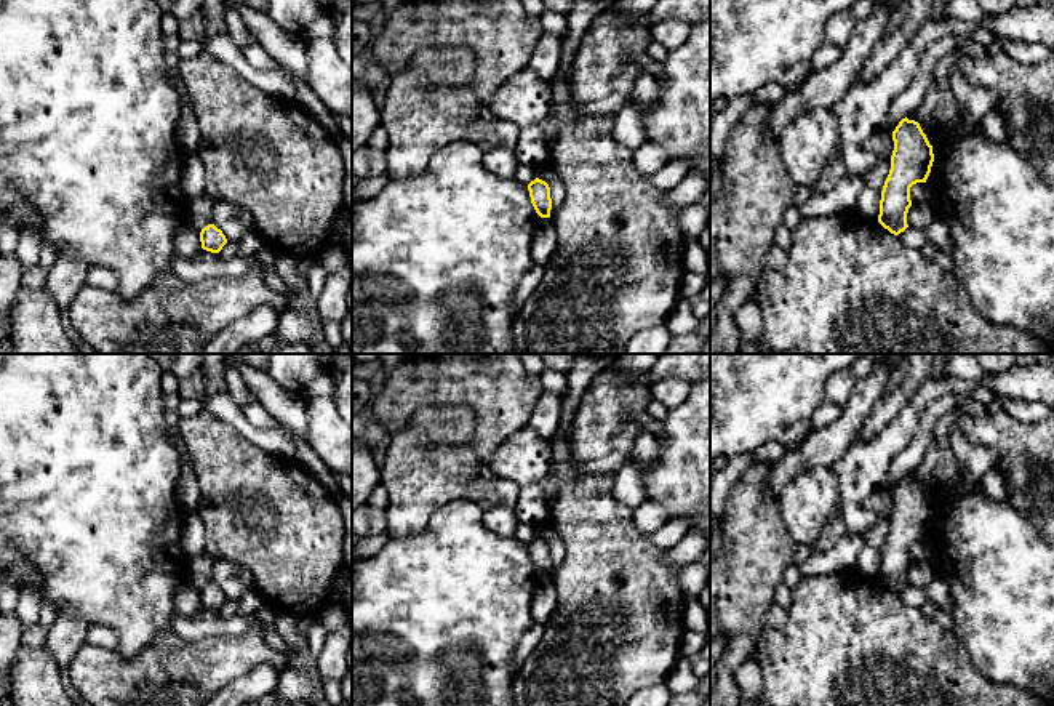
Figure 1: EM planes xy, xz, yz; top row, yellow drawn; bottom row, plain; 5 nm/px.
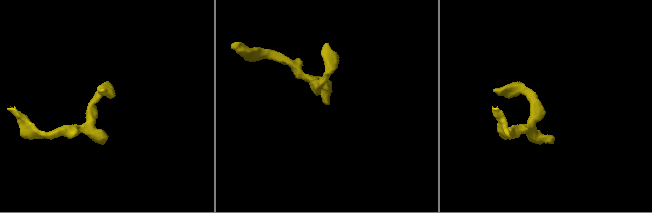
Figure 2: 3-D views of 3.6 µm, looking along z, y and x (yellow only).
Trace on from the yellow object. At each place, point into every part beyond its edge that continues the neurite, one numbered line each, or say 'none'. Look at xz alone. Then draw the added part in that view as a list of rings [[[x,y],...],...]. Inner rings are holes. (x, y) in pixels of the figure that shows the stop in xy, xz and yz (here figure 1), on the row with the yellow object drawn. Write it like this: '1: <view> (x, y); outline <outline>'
none

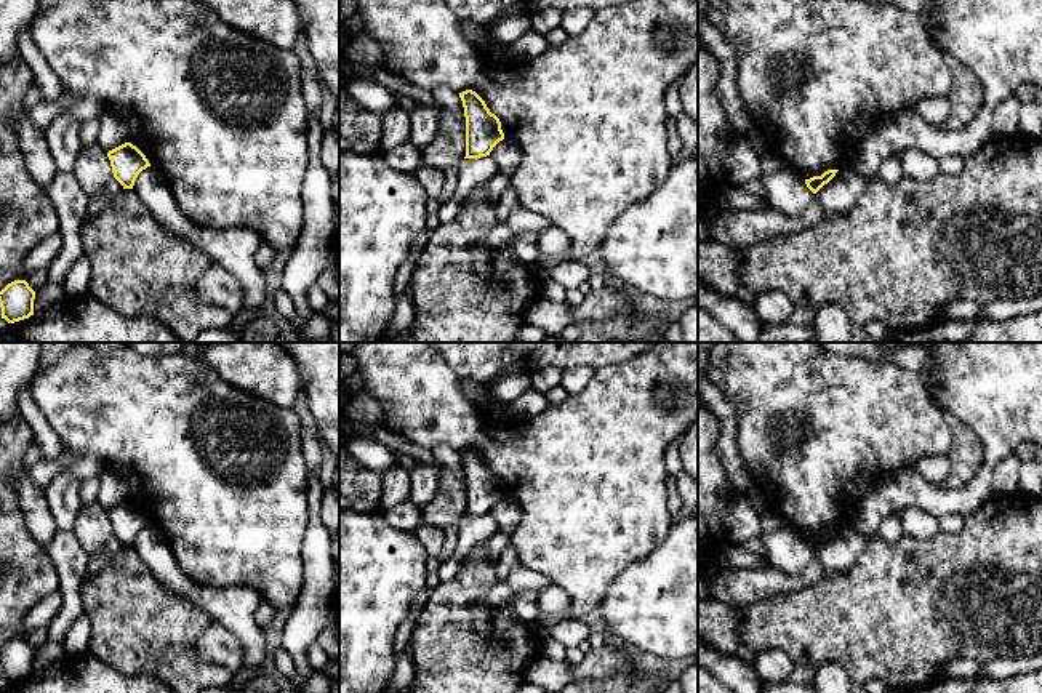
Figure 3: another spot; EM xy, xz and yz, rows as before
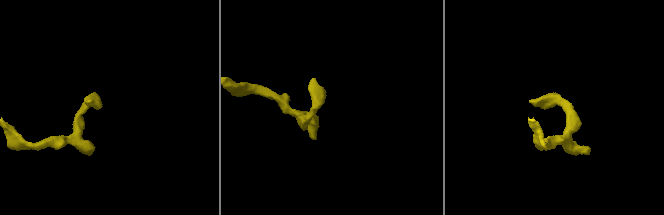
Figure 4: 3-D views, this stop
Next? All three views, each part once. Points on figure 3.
none

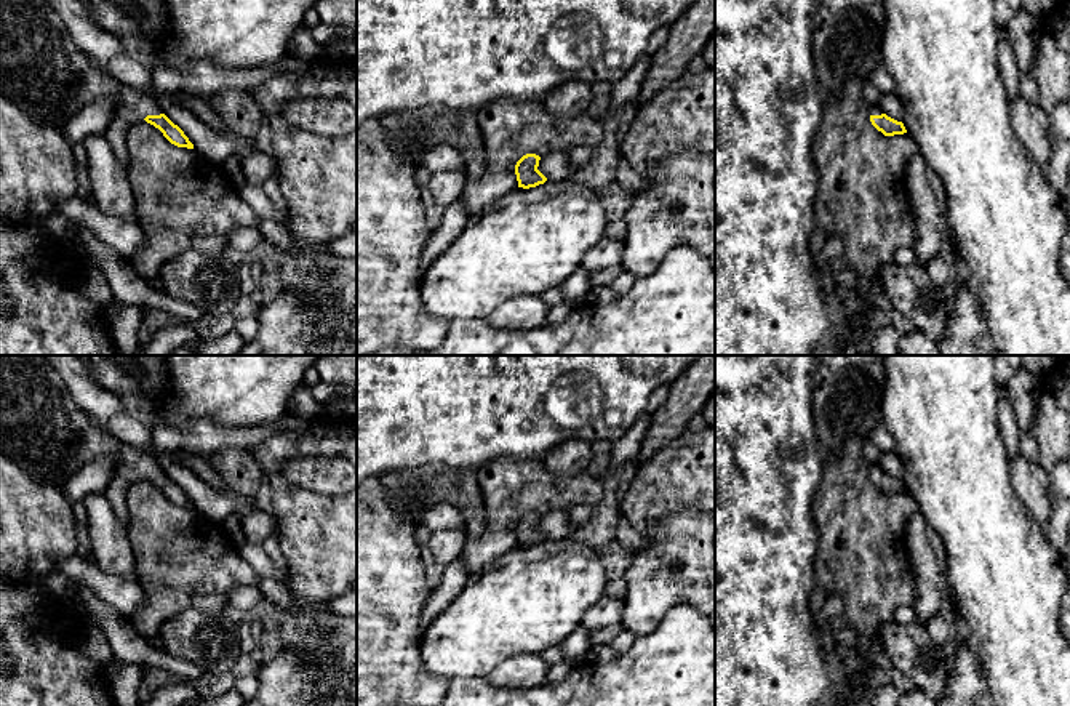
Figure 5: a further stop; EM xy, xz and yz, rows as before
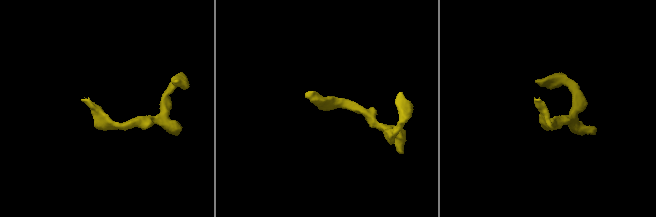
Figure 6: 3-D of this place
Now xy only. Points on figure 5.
1: xy (42, 71); outline [[[0,0],[0,93],[38,123],[59,126],[62,122],[94,101],[112,96],[117,99],[112,120],[104,133],[120,165],[128,166],[126,131],[147,115],[163,114],[157,99],[141,90],[117,83],[99,70],[93,59],[82,51],[54,8],[46,0]]]

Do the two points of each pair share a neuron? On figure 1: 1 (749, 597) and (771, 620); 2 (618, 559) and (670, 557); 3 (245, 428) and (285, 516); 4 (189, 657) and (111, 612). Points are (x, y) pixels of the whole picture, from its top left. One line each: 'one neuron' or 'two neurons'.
1: two neurons
2: two neurons
3: two neurons
4: two neurons

